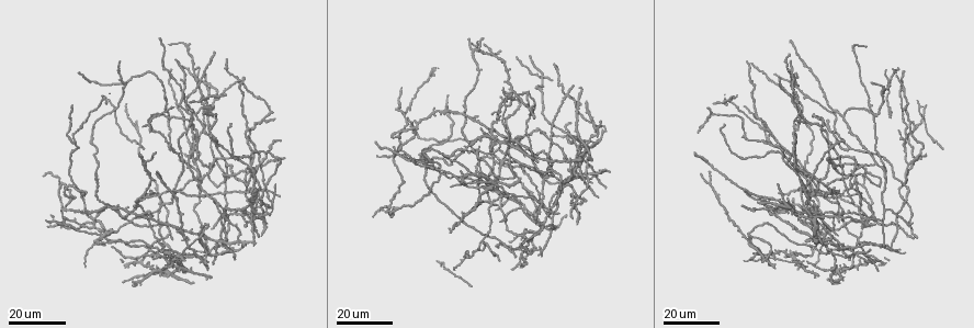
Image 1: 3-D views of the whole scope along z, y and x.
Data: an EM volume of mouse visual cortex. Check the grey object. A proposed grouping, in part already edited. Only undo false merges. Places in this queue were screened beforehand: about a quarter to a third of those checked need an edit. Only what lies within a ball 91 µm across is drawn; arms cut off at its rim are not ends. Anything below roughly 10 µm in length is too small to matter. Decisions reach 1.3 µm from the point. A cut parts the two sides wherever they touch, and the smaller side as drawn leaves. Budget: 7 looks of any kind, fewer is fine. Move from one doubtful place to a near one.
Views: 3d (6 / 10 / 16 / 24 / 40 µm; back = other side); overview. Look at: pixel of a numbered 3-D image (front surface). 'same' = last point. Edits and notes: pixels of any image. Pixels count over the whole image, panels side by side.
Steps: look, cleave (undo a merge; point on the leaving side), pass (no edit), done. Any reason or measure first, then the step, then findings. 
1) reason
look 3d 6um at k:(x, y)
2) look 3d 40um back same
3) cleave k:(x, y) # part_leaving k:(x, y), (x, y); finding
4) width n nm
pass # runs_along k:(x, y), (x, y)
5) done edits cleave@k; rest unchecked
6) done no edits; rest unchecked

four arms meet
look 3d 24um at 1:(163, 205)

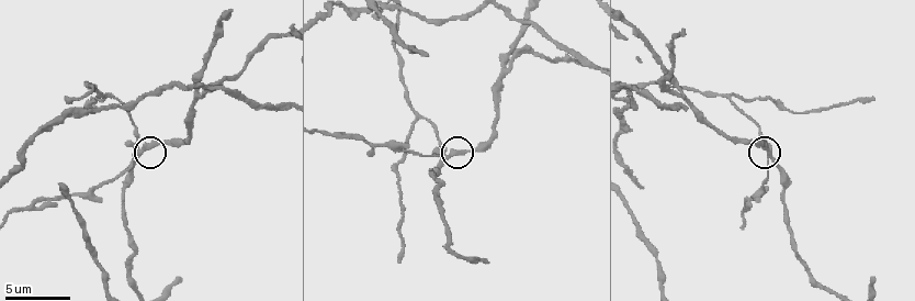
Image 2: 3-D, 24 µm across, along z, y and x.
zoom in
look 3d 10um at 2:(448, 153)

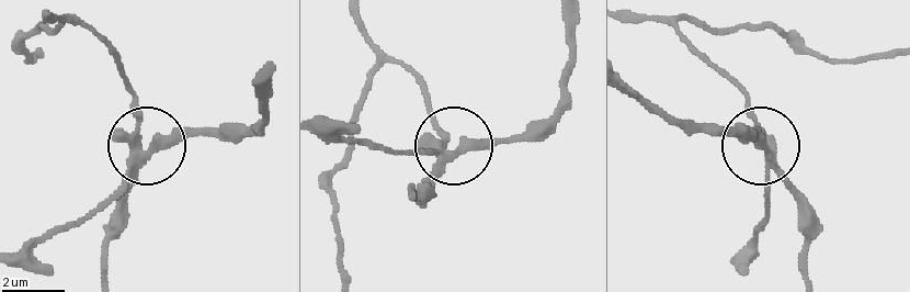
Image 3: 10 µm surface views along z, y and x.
width 310 nm
cleave 3:(141, 112) # part_leaving 3:(765, 160), (765, 217), (741, 251); two neurons meet here

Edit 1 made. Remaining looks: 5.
look overview

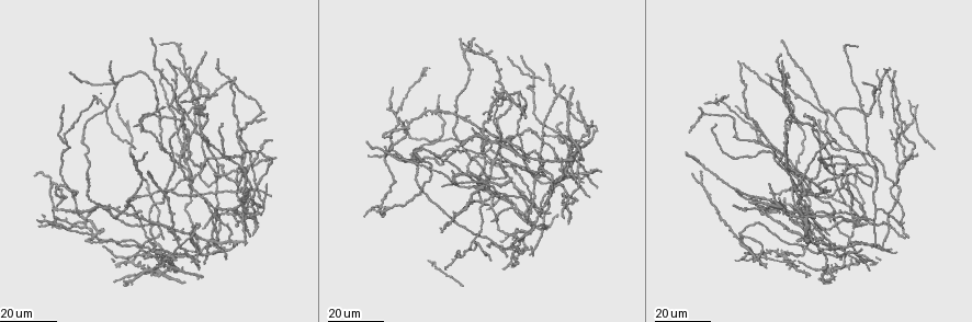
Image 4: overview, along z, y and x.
side arm on a straight run
look 3d 24um at 4:(786, 255)

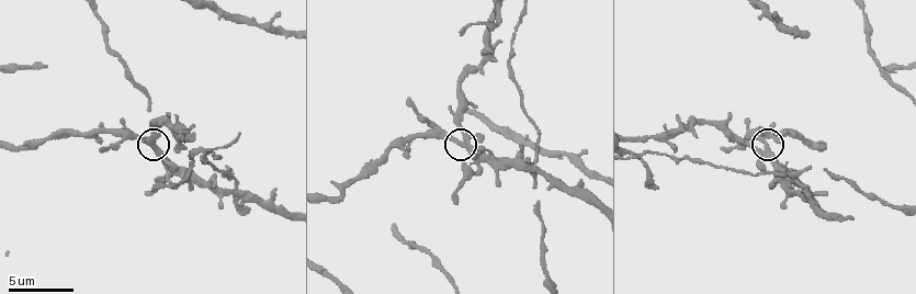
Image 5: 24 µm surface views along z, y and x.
look 3d 6um at 5:(459, 141)

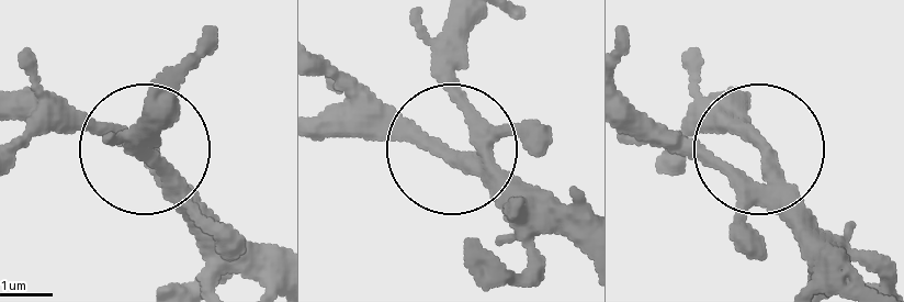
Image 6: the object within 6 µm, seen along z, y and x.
arms 3
pass # one neuron here

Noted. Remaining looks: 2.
branch point
look 3d 24um at 4:(84, 219)

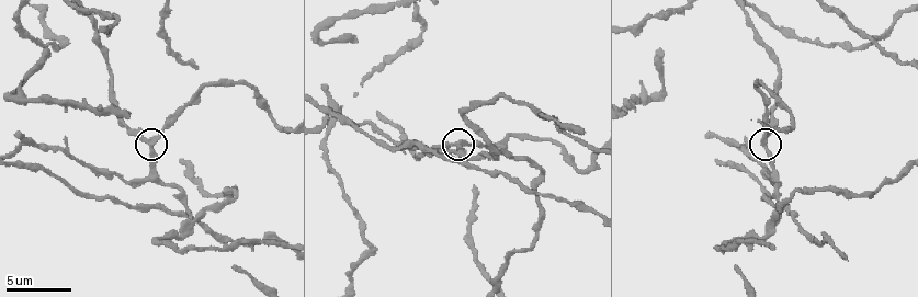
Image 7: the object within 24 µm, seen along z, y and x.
closer look
look 3d 10um at 7:(152, 140)

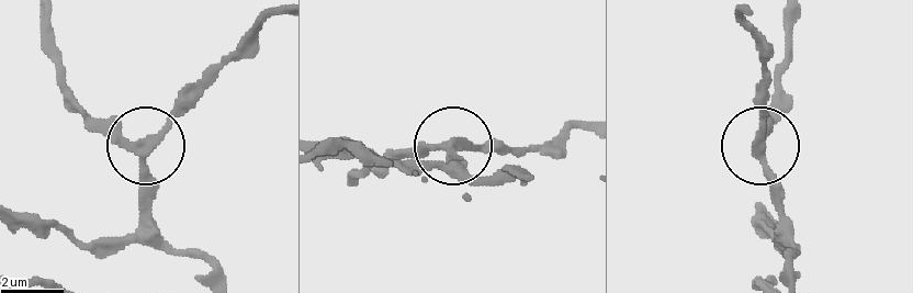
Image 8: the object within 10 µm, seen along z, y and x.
arms 3
pass # all the same neuron

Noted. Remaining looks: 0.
done edits cleave@3; rest unchecked

